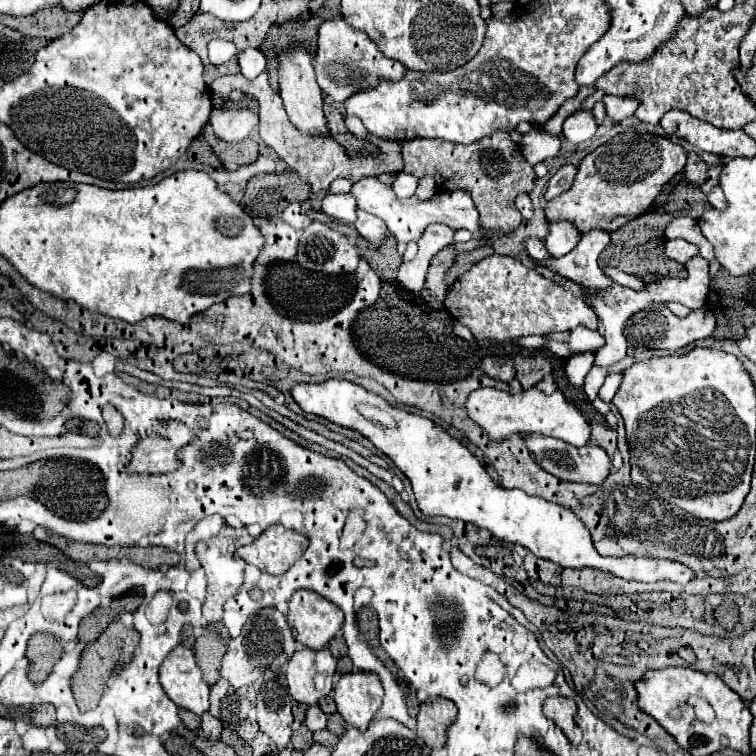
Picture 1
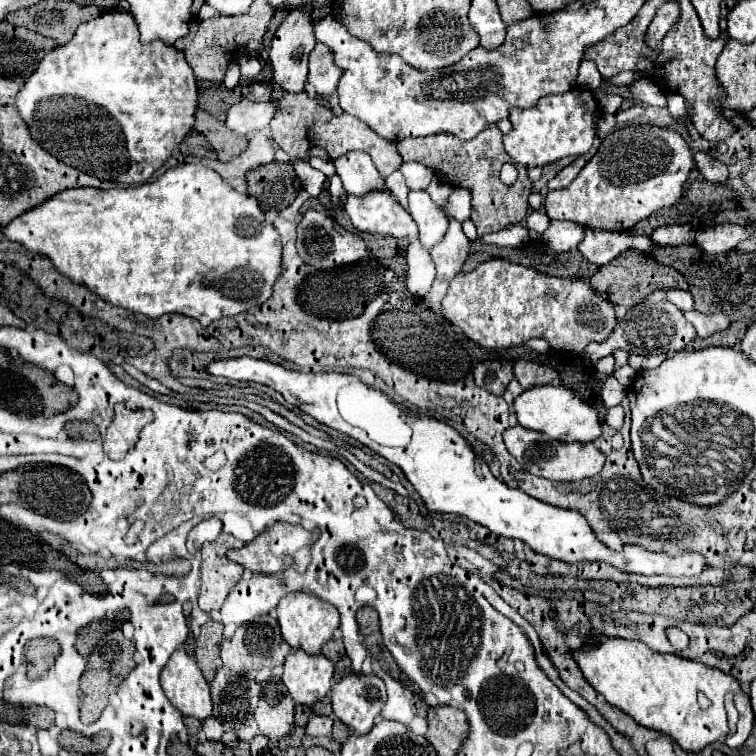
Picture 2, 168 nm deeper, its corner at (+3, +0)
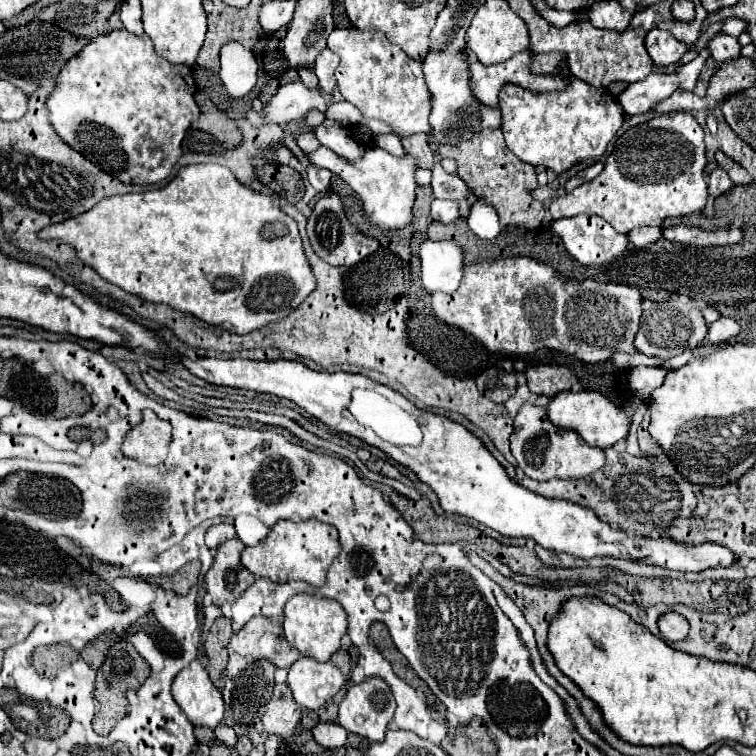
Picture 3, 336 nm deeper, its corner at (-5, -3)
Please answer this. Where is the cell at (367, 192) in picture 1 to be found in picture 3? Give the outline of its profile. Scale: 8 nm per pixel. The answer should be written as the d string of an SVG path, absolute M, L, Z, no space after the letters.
M325 119L317 129L315 135L319 139L321 145L329 147L331 151L335 151L337 155L341 155L343 159L361 159L365 155L365 147L357 141L353 141L347 135L347 129L337 123L337 121L329 121Z

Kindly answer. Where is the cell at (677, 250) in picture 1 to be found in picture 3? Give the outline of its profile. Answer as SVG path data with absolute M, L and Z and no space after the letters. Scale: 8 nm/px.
M577 215L569 219L557 219L549 225L543 225L543 229L551 235L559 235L567 247L567 251L581 263L581 265L605 265L615 261L619 255L625 253L629 247L629 237L623 233L617 233L605 219L599 219L595 215Z

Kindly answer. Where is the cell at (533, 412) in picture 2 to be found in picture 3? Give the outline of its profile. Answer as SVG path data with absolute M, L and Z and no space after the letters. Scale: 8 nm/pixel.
M561 391L559 395L551 397L547 405L547 415L555 427L575 431L589 445L601 449L615 445L629 431L629 419L625 417L625 413L597 391Z

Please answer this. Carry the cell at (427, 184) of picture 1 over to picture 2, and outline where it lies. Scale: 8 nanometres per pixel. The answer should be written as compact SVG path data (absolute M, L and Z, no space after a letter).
M403 162L399 166L401 174L407 180L407 186L411 190L427 190L429 182L431 182L431 168L419 164L419 162Z

